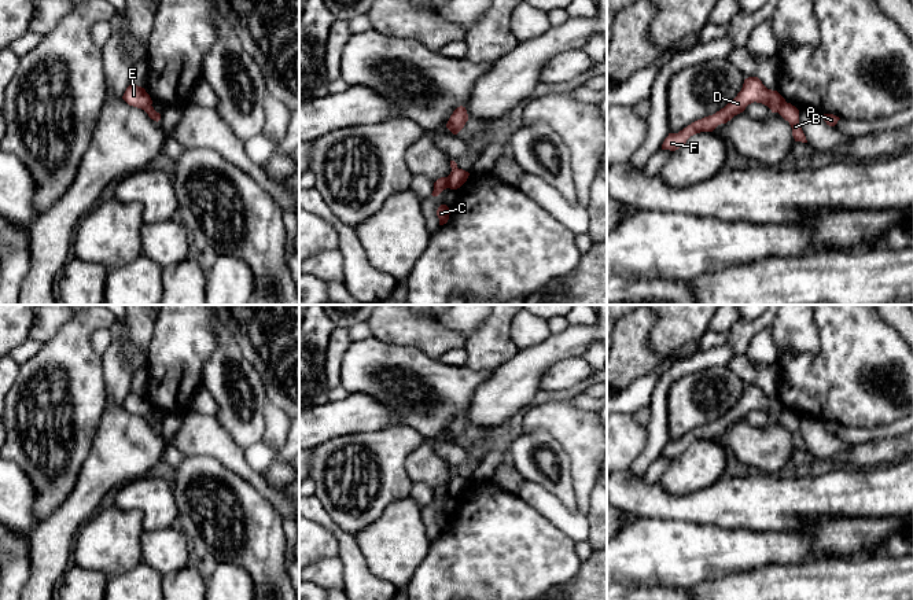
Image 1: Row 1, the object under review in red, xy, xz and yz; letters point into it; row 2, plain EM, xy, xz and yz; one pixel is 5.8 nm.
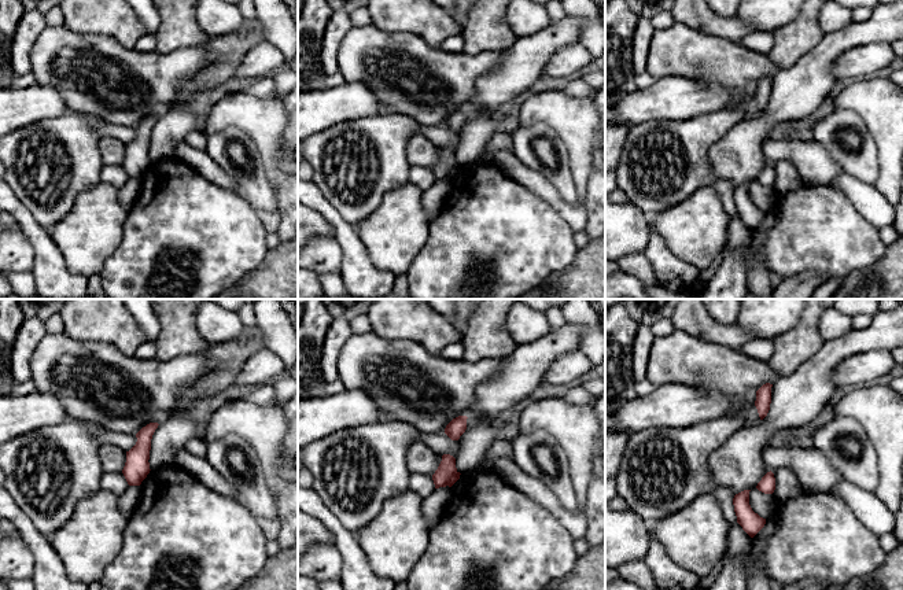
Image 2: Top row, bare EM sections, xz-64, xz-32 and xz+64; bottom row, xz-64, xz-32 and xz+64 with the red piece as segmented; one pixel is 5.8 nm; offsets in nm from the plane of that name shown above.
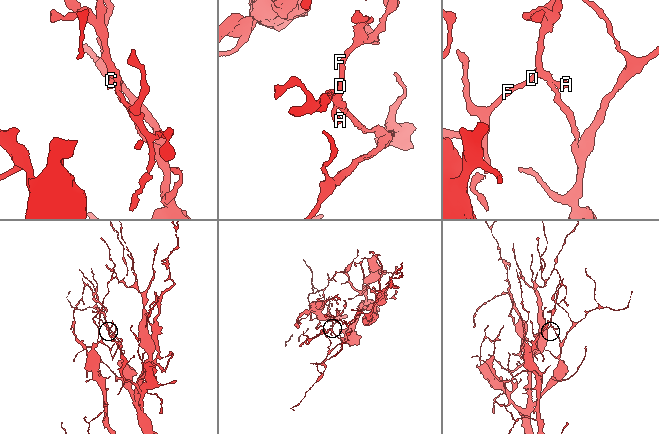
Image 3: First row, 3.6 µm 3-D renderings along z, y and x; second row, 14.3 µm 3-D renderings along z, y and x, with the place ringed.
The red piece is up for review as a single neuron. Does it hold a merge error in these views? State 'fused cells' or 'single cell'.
fused cells

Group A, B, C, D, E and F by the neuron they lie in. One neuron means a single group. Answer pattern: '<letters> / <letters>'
A C D E F / B

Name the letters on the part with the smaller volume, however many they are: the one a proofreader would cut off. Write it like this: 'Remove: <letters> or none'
Remove: A, C, D, E, F

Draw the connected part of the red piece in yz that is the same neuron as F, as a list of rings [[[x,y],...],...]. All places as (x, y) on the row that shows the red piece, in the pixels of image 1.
[[[748,77],[732,102],[715,114],[692,122],[678,133],[669,133],[662,144],[662,150],[675,151],[684,146],[691,136],[700,132],[713,132],[718,125],[726,124],[735,115],[743,113],[746,107],[754,102],[767,106],[772,113],[777,113],[777,110],[787,103],[777,91],[767,89],[758,77]]]

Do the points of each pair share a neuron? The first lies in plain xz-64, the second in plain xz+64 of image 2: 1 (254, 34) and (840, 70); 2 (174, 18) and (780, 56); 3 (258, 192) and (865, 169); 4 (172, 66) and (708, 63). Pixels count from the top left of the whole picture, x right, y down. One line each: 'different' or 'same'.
1: different
2: same
3: same
4: same

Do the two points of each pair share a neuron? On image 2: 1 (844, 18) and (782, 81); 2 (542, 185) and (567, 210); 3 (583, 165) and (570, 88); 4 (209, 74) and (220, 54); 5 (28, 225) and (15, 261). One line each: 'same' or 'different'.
1: different
2: same
3: different
4: same
5: different

